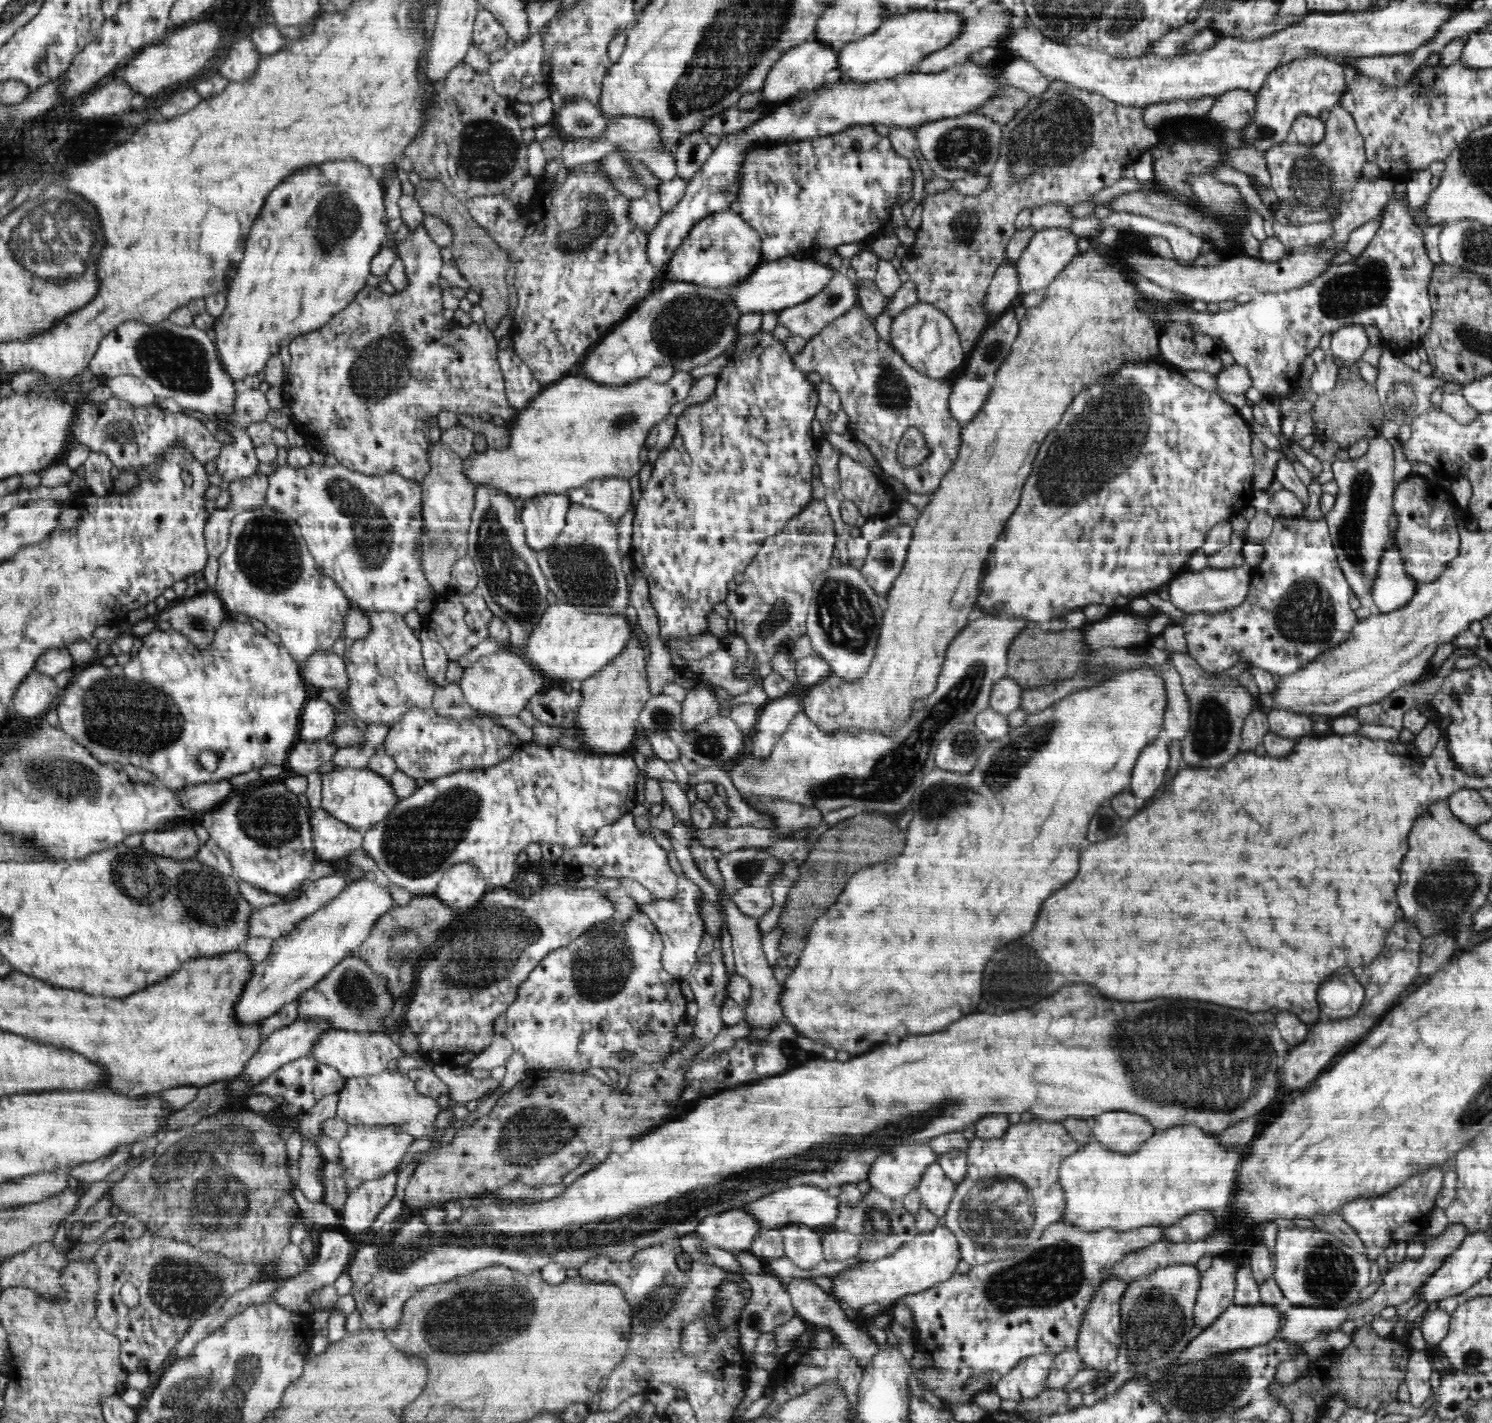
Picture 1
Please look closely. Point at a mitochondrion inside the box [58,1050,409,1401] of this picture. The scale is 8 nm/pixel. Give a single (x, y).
(204, 1202)

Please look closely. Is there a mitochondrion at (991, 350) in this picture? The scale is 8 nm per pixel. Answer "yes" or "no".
yes

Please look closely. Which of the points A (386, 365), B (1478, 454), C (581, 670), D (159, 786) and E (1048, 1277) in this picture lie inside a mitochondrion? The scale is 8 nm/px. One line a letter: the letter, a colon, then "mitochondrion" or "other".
A: mitochondrion
B: other
C: other
D: other
E: mitochondrion

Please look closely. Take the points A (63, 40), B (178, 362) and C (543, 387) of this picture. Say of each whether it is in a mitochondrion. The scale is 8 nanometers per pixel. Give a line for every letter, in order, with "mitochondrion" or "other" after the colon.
A: other
B: mitochondrion
C: other

